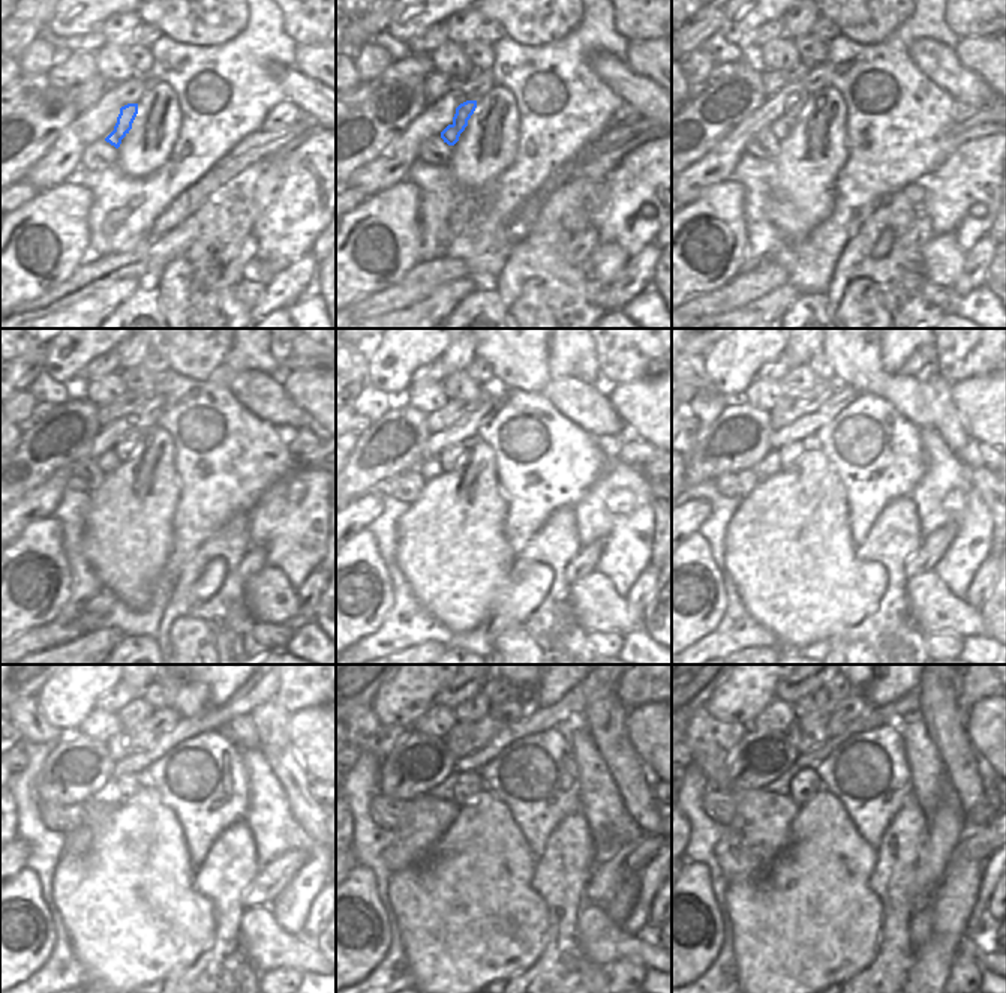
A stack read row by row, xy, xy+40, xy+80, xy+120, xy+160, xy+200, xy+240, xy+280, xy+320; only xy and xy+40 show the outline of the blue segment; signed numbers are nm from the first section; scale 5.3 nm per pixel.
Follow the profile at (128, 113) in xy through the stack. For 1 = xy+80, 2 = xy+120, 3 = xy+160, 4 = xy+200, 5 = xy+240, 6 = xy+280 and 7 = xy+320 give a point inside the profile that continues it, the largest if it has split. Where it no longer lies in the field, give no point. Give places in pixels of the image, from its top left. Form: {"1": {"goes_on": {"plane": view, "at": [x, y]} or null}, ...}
{"1": {"goes_on": {"plane": "xy+80", "at": [781, 128]}}, "2": {"goes_on": {"plane": "xy+120", "at": [110, 461]}}, "3": {"goes_on": {"plane": "xy+160", "at": [453, 456]}}, "4": {"goes_on": {"plane": "xy+200", "at": [790, 455]}}, "5": {"goes_on": {"plane": "xy+240", "at": [129, 785]}}, "6": {"goes_on": {"plane": "xy+280", "at": [470, 783]}}, "7": {"goes_on": {"plane": "xy+320", "at": [805, 783]}}}

